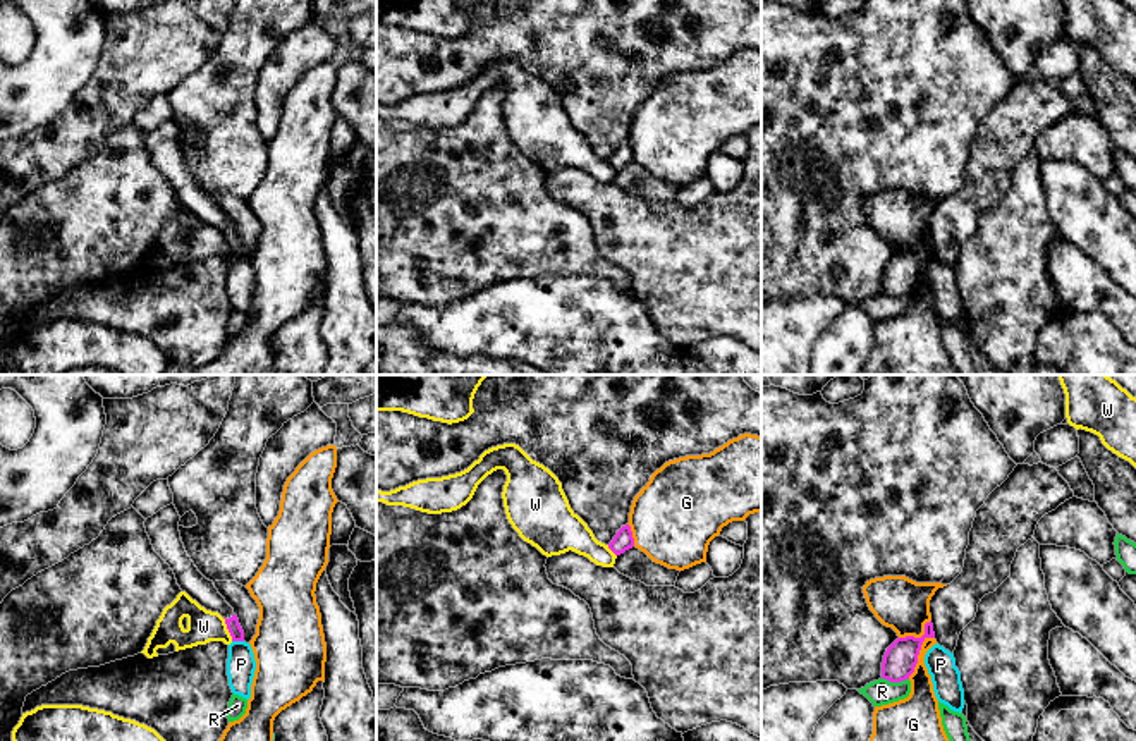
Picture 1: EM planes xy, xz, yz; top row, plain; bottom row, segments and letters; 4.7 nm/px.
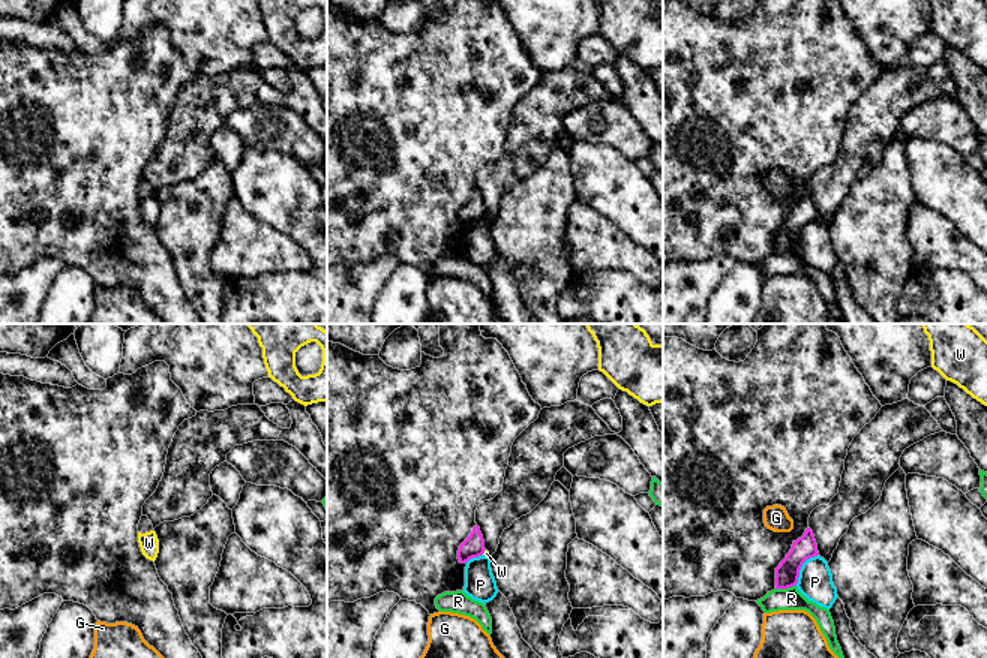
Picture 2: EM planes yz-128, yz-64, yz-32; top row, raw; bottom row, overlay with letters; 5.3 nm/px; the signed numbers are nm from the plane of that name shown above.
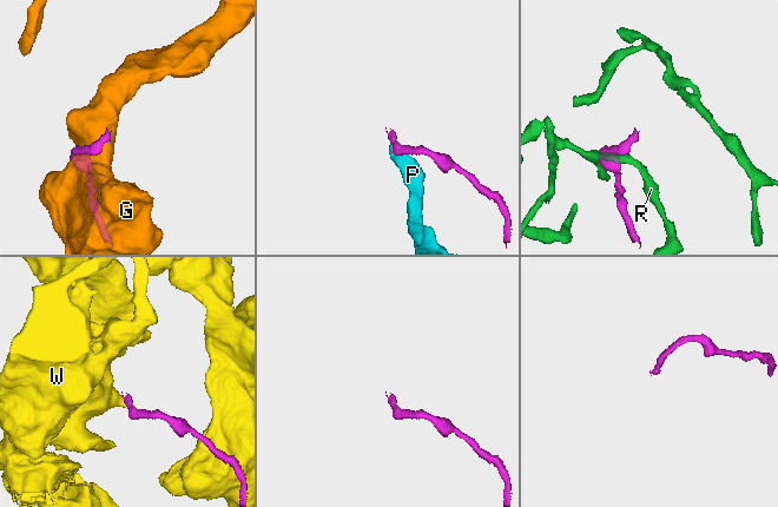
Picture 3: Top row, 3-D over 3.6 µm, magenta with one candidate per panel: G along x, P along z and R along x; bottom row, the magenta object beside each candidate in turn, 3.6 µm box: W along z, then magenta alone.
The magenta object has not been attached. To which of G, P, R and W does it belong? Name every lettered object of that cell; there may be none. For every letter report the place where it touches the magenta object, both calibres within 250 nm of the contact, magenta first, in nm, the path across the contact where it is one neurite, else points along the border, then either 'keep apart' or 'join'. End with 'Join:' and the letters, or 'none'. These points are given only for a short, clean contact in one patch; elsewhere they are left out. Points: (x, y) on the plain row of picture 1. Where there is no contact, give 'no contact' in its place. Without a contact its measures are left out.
G: yz (920, 263) | 160/140 nm | keep apart
P: xy (238, 255) | 70/140 nm | along xy (232, 255), (243, 257) | keep apart
R: yz (896, 296) | 160/120 nm | keep apart
W: xy (227, 243) | 70/160 nm | along xy (222, 232), (232, 255) | keep apart
Join: none

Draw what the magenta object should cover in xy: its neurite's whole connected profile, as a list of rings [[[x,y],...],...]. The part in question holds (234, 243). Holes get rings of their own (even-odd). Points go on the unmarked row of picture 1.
[[[174,119],[160,124],[144,136],[155,167],[170,181],[180,205],[206,225],[218,227],[225,234],[232,256],[244,256],[244,246],[234,224],[218,208],[213,196],[206,194],[187,170],[180,153],[179,136],[180,131]]]

